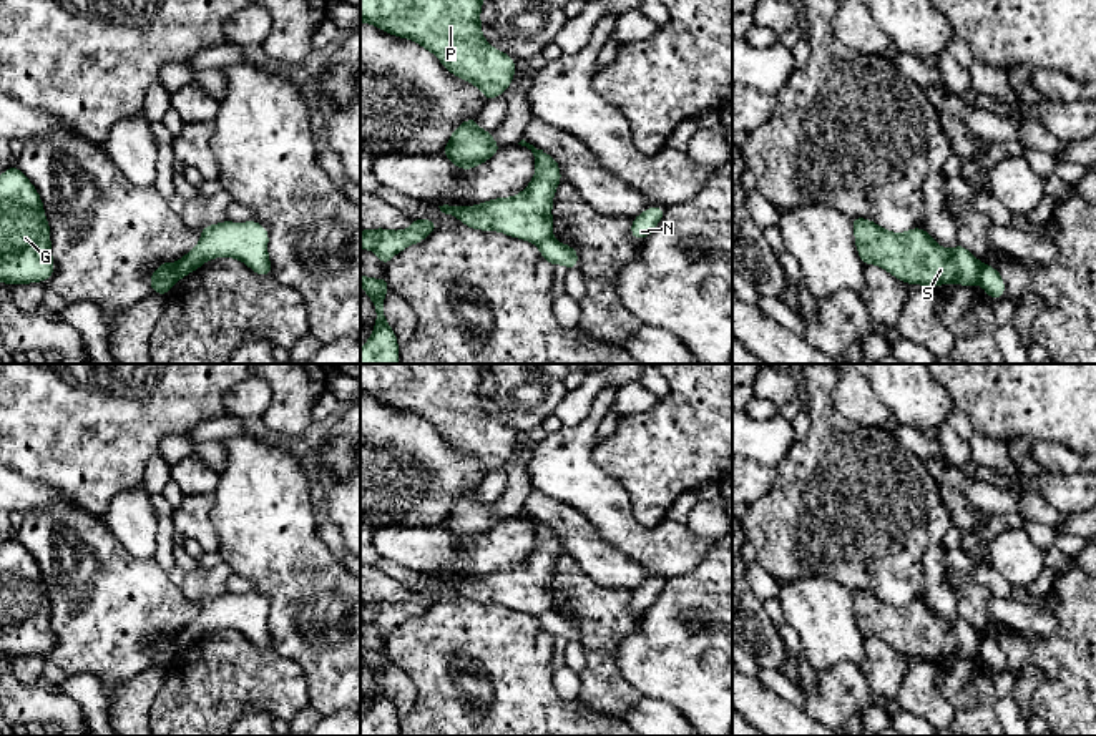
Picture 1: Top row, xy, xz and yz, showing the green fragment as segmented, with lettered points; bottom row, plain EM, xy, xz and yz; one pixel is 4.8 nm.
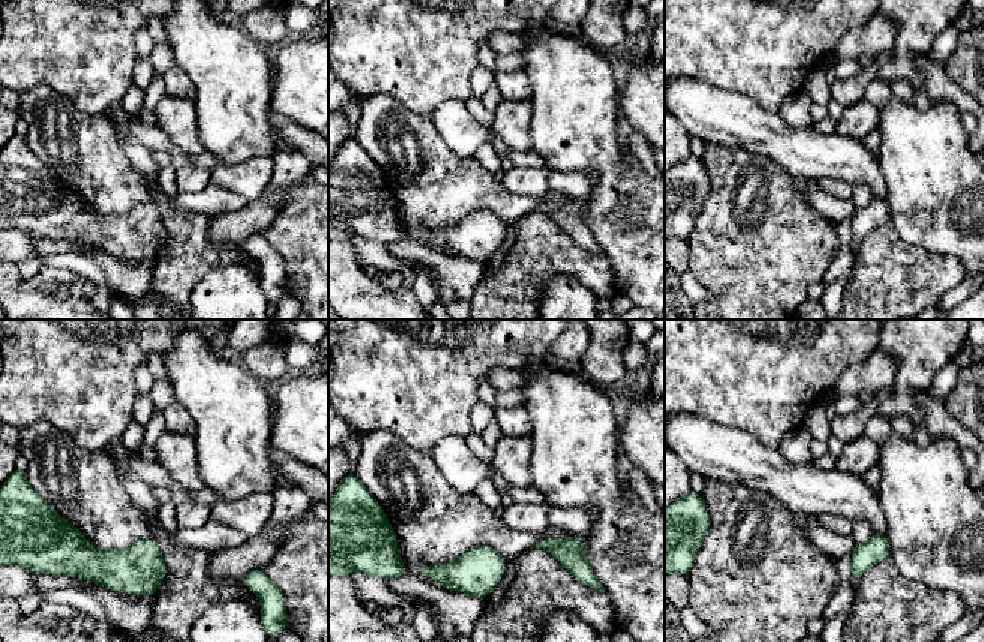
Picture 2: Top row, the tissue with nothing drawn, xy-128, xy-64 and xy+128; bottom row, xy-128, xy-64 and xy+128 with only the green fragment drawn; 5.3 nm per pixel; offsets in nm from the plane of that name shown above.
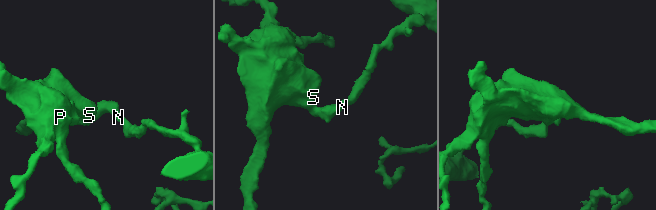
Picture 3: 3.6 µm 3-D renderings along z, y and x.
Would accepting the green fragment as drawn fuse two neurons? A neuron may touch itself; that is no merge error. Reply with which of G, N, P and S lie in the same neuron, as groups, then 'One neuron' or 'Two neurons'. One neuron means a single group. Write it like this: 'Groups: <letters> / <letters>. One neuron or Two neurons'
Groups: G P S / N. Two neurons

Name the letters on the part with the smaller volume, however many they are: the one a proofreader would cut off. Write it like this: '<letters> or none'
G, P, S

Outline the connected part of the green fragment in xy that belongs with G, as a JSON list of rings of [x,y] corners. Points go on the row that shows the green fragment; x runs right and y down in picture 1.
[[[12,164],[0,174],[0,282],[43,282],[55,263],[43,203],[32,181]]]

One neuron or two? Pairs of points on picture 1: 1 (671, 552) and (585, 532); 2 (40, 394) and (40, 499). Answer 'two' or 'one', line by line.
1: two
2: two

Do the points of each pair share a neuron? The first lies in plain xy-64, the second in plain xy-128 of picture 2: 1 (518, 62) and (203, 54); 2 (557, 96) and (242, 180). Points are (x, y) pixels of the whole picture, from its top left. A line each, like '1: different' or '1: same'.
1: different
2: different

